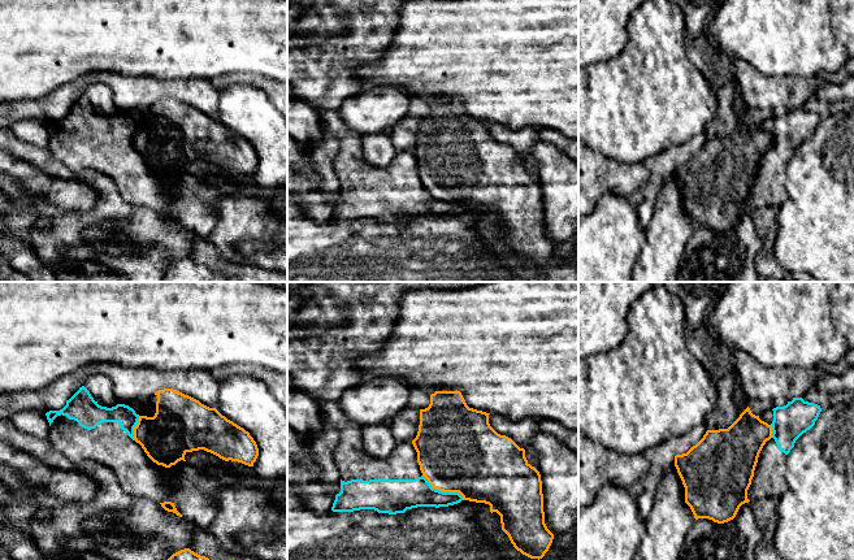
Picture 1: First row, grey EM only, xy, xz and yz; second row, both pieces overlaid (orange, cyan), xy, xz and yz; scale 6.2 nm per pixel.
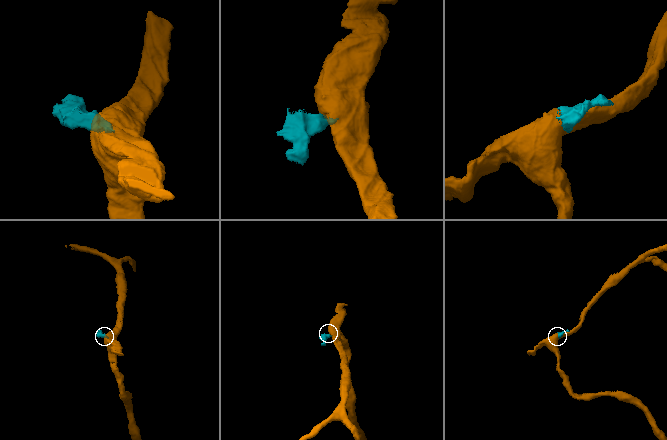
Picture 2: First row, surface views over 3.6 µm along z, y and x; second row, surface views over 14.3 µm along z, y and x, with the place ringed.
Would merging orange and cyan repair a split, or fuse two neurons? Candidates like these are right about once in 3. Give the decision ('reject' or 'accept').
reject

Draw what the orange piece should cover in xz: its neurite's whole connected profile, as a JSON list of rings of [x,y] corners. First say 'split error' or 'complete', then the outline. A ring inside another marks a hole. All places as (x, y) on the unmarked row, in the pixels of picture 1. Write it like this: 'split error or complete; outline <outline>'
complete; outline [[[460,100],[432,103],[429,116],[420,118],[419,140],[412,149],[420,179],[435,199],[459,201],[463,209],[489,213],[490,221],[500,225],[502,239],[508,244],[513,256],[523,264],[539,269],[549,260],[554,248],[554,243],[545,233],[541,183],[528,172],[524,157],[490,135],[489,123],[469,117]]]

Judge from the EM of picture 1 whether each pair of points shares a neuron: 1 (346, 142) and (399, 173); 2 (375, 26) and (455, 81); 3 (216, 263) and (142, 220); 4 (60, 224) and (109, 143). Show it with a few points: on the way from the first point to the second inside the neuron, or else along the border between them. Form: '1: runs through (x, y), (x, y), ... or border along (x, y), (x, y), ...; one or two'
1: runs through (352, 157), (369, 174), (384, 174); one
2: border along (398, 17), (389, 47), (377, 60), (372, 61); two
3: runs through (198, 246), (193, 242), (165, 242), (160, 237); one
4: border along (94, 166), (104, 173), (116, 187); two

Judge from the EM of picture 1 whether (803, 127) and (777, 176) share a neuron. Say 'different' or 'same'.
same

